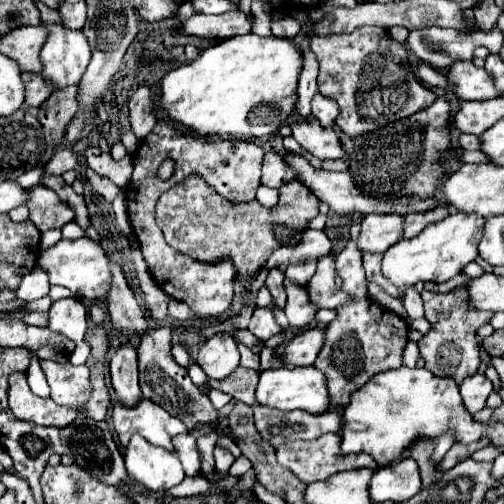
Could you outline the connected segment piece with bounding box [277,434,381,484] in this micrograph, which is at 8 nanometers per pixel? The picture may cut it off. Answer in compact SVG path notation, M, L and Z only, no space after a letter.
M323 434L317 440L311 442L287 442L277 446L277 462L281 462L281 466L293 470L293 474L305 482L305 484L313 484L319 480L327 480L329 476L337 474L337 472L345 472L345 470L357 470L357 468L371 468L371 470L381 470L381 466L369 456L369 454L341 454L341 436L339 434Z

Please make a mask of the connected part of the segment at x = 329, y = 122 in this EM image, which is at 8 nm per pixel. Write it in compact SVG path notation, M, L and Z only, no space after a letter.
M319 92L315 94L313 102L311 102L311 110L313 110L313 116L319 120L319 124L323 128L331 128L335 124L335 118L339 116L339 110L337 110L337 104L327 100L325 96L321 96Z

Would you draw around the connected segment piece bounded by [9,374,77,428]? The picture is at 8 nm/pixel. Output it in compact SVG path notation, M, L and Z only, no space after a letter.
M13 374L9 378L9 408L21 420L29 420L39 426L65 428L77 418L73 410L57 406L51 398L35 396L27 386L25 374Z

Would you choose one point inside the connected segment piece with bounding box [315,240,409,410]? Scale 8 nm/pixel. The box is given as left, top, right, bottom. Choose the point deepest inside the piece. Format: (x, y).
(365, 339)

